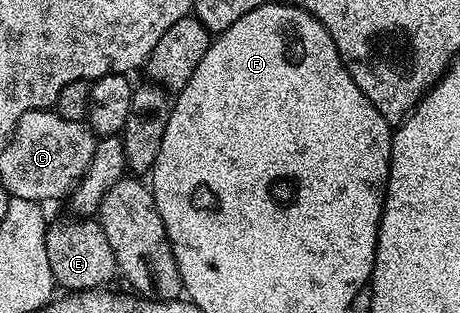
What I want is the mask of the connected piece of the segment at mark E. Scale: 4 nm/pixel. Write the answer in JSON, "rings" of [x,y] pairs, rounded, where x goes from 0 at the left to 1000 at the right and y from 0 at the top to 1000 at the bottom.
{"rings":[[[148,690],[135,709],[104,712],[98,738],[102,827],[115,872],[115,898],[141,933],[215,927],[239,911],[237,898],[257,885],[259,866],[250,805],[233,770],[220,712],[209,693],[180,696]]]}

